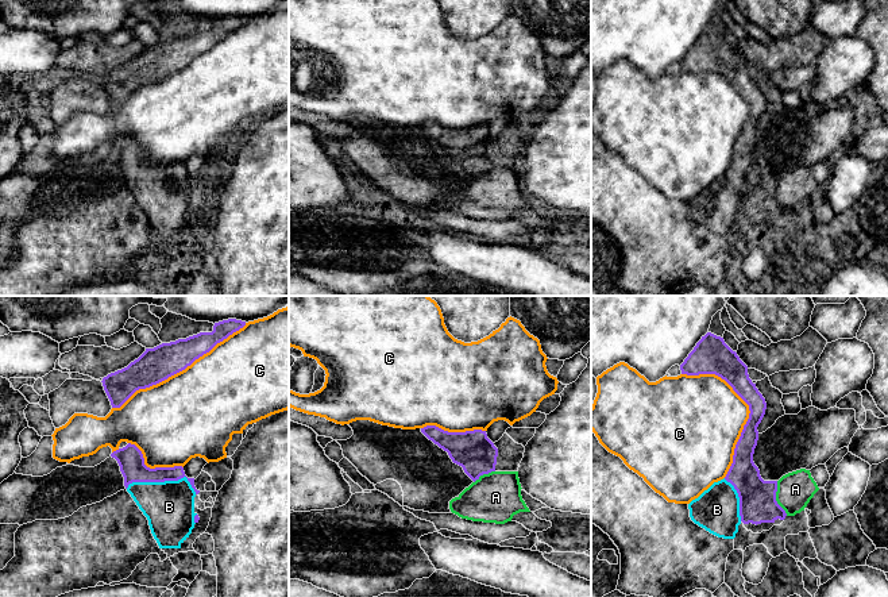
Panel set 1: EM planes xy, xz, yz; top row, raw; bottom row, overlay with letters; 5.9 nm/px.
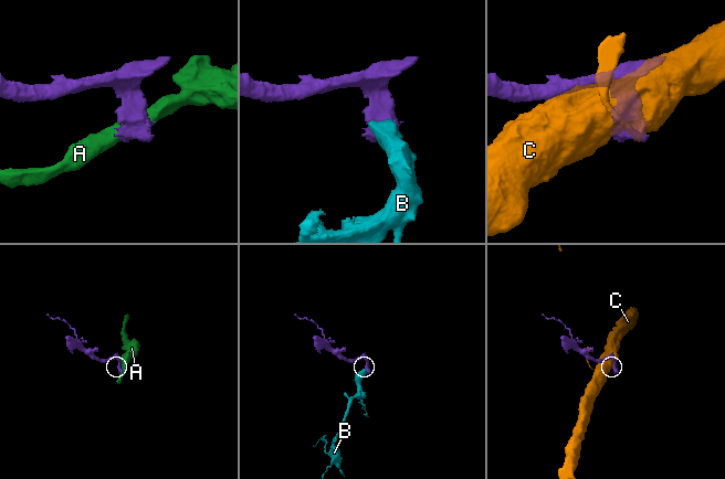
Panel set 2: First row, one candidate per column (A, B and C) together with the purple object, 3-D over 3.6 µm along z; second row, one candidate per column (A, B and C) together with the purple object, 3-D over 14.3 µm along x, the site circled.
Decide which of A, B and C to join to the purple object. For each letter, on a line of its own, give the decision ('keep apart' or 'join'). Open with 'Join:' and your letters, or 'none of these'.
Join: B
A: keep apart
B: join
C: keep apart

